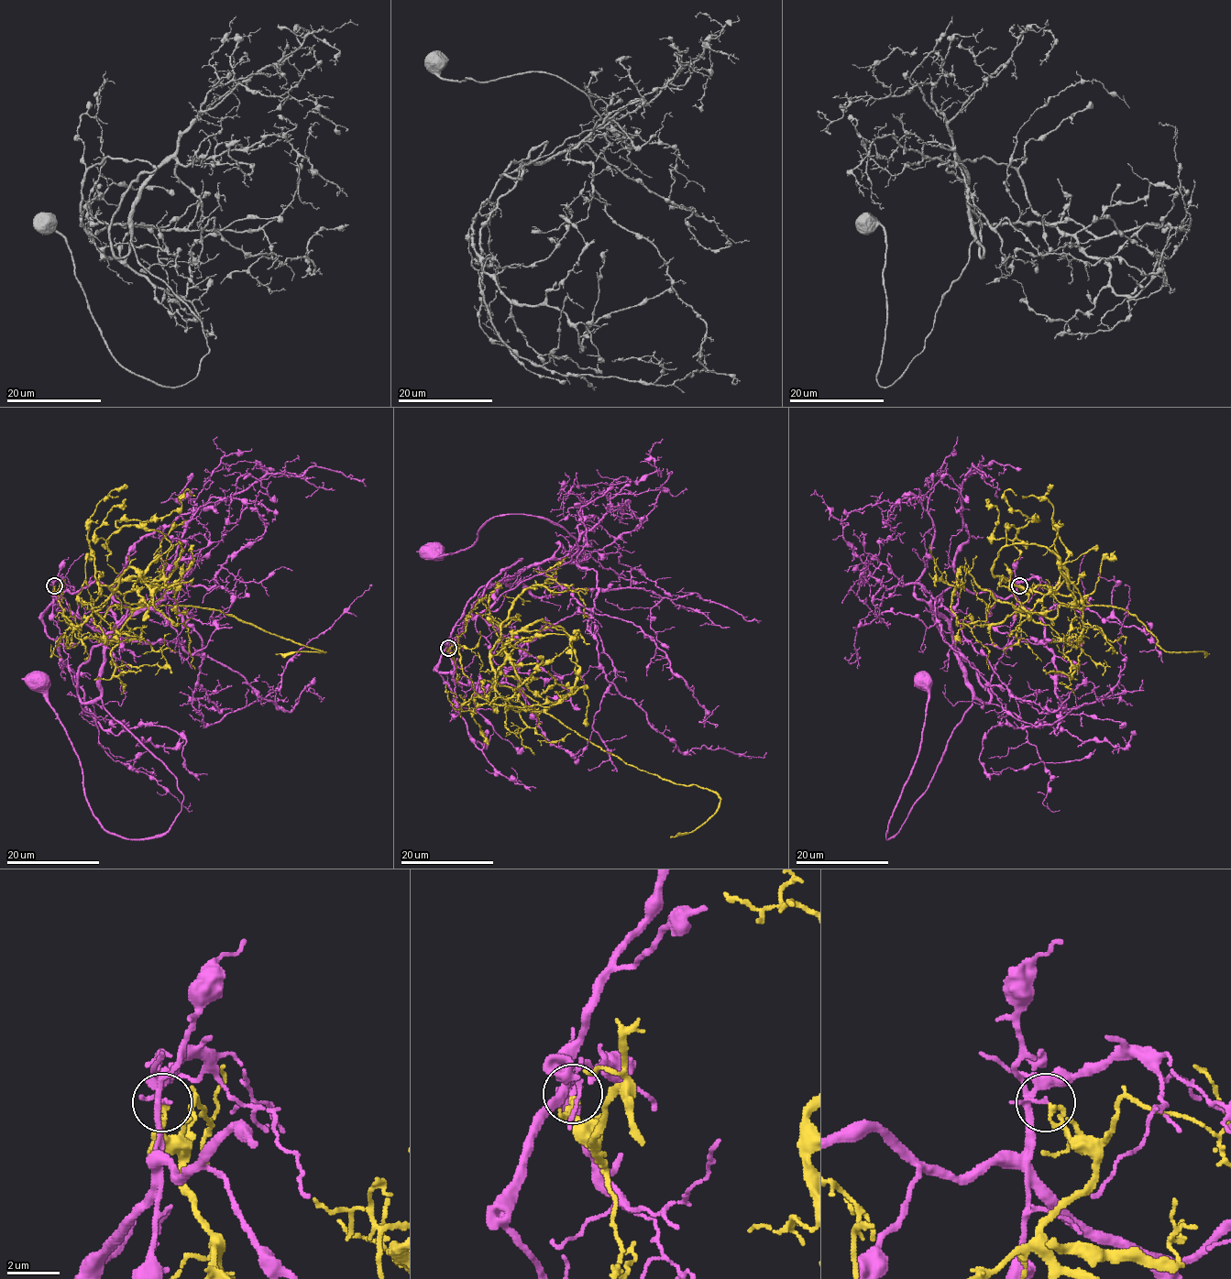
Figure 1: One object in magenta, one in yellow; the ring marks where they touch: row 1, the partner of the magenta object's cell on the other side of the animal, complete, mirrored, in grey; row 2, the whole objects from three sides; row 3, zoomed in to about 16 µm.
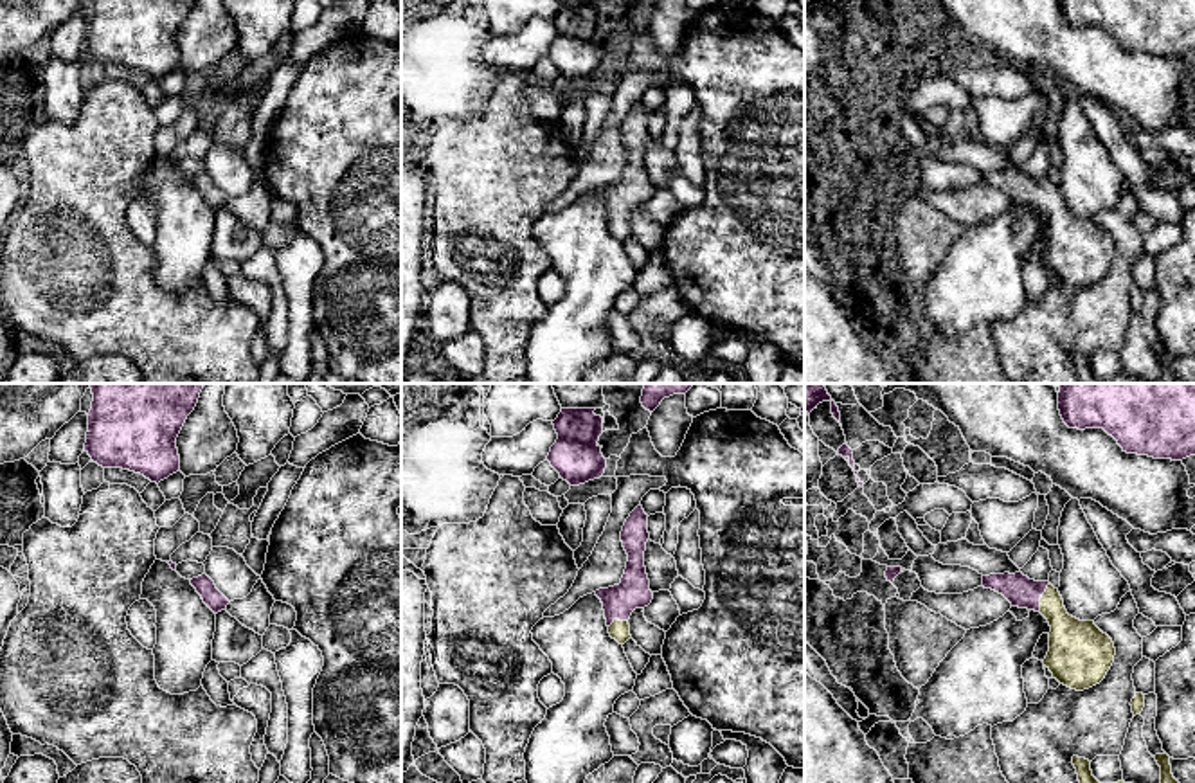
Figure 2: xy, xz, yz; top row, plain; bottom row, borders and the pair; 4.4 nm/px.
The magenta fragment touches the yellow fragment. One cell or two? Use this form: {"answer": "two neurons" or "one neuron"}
{"answer": "two neurons"}

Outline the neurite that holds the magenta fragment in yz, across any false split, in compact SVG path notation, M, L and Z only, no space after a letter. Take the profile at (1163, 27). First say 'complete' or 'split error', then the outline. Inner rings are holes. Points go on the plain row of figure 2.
complete | M1058 0L1069 25L1103 25L1127 50L1195 52L1195 0Z

